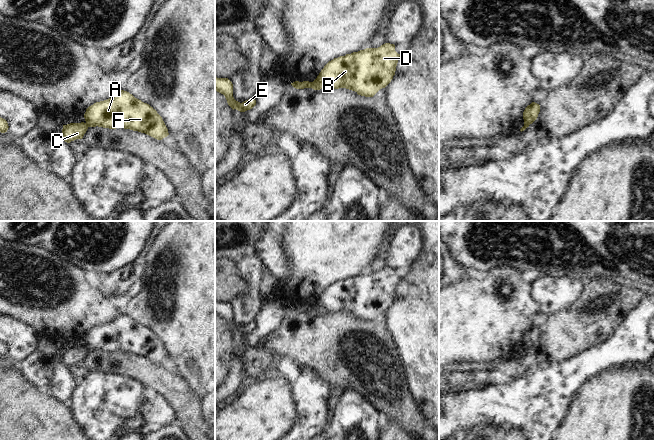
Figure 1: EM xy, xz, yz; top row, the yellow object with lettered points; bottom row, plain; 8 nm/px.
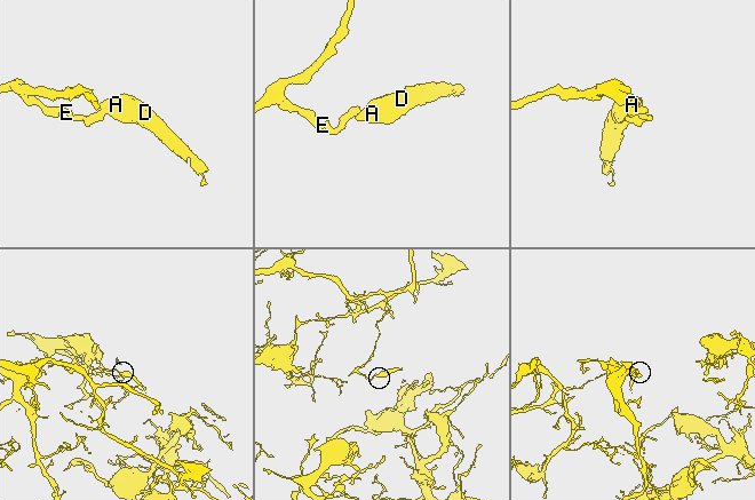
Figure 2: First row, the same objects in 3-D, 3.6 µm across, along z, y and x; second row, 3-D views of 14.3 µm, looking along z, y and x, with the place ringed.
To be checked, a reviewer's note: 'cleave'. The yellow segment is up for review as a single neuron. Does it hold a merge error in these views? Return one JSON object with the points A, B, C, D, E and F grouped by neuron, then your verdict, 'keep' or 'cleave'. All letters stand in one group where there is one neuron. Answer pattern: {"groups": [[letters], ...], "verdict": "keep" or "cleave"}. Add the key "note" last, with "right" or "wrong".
{"groups": [["A", "B", "D", "F"], ["C", "E"]], "verdict": "cleave", "note": "right"}

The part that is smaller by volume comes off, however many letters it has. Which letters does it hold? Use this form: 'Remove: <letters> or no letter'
Remove: A, B, D, F

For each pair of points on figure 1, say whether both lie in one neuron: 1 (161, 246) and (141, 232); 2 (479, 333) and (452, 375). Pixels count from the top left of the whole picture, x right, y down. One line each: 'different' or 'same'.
1: different
2: different

